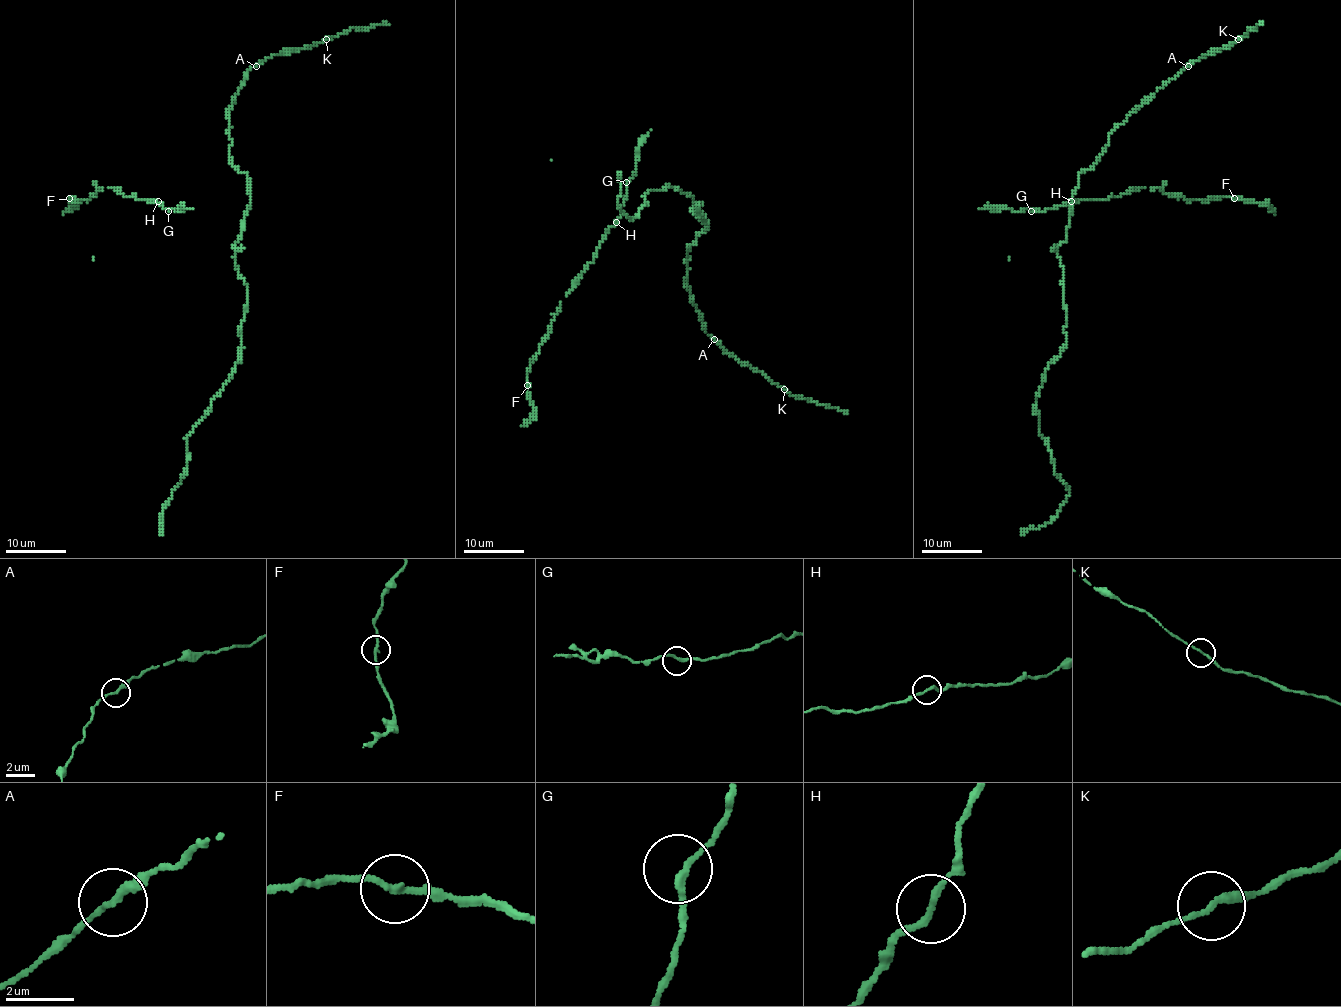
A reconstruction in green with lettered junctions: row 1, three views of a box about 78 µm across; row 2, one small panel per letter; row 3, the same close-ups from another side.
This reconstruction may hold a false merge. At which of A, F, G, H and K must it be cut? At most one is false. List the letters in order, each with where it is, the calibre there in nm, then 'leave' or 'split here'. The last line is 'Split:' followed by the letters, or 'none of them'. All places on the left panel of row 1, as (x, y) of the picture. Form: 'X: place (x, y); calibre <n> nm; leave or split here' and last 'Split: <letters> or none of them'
A: place (256, 66); calibre 180 nm; leave
F: place (69, 198); calibre 190 nm; leave
G: place (168, 211); calibre 190 nm; leave
H: place (158, 201); calibre 180 nm; leave
K: place (326, 39); calibre 170 nm; leave
Split: none of them

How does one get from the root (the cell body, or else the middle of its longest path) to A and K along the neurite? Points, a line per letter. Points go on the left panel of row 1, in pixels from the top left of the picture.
A: (242, 226), (251, 191), (248, 176), (231, 163), (228, 110), (247, 73), (256, 66)
K: (242, 226), (251, 191), (248, 176), (230, 157), (233, 98), (247, 73), (263, 60), (327, 39)

